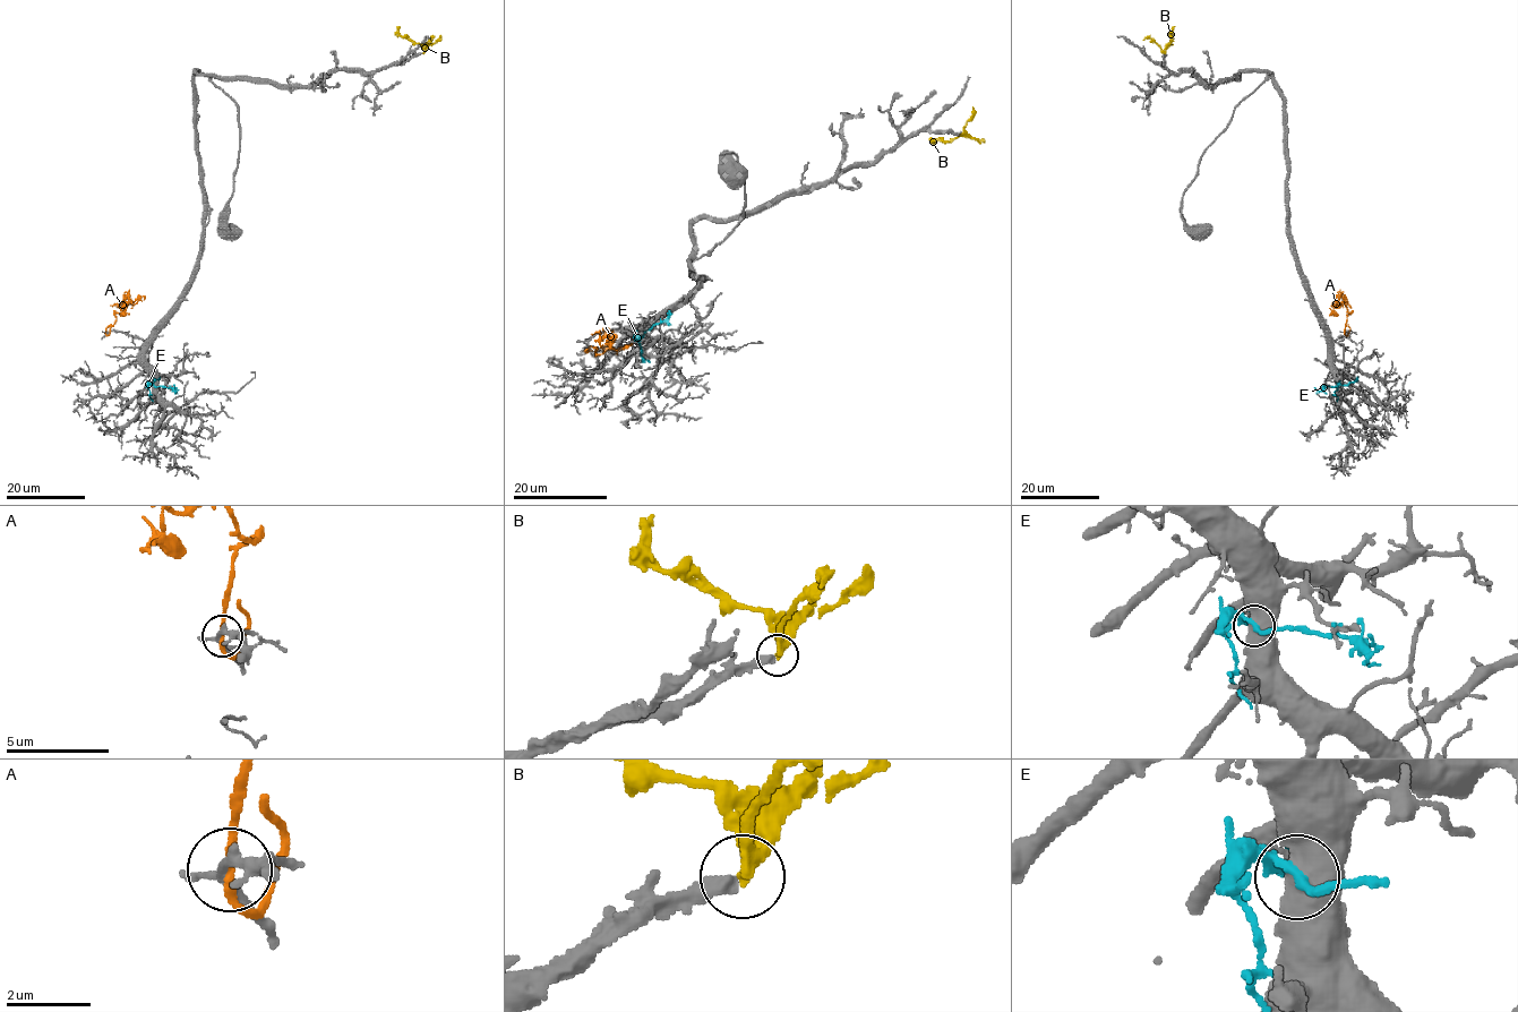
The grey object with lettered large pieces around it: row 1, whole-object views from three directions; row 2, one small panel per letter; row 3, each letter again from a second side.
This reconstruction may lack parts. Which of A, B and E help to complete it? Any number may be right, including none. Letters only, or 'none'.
B

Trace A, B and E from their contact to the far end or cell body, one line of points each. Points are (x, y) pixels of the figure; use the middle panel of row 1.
A: (591, 346), (598, 349), (598, 353), (610, 348), (600, 344), (598, 333), (591, 334)
B: (963, 133), (946, 140), (931, 142)
E: (643, 337), (653, 326), (663, 322), (669, 310)

